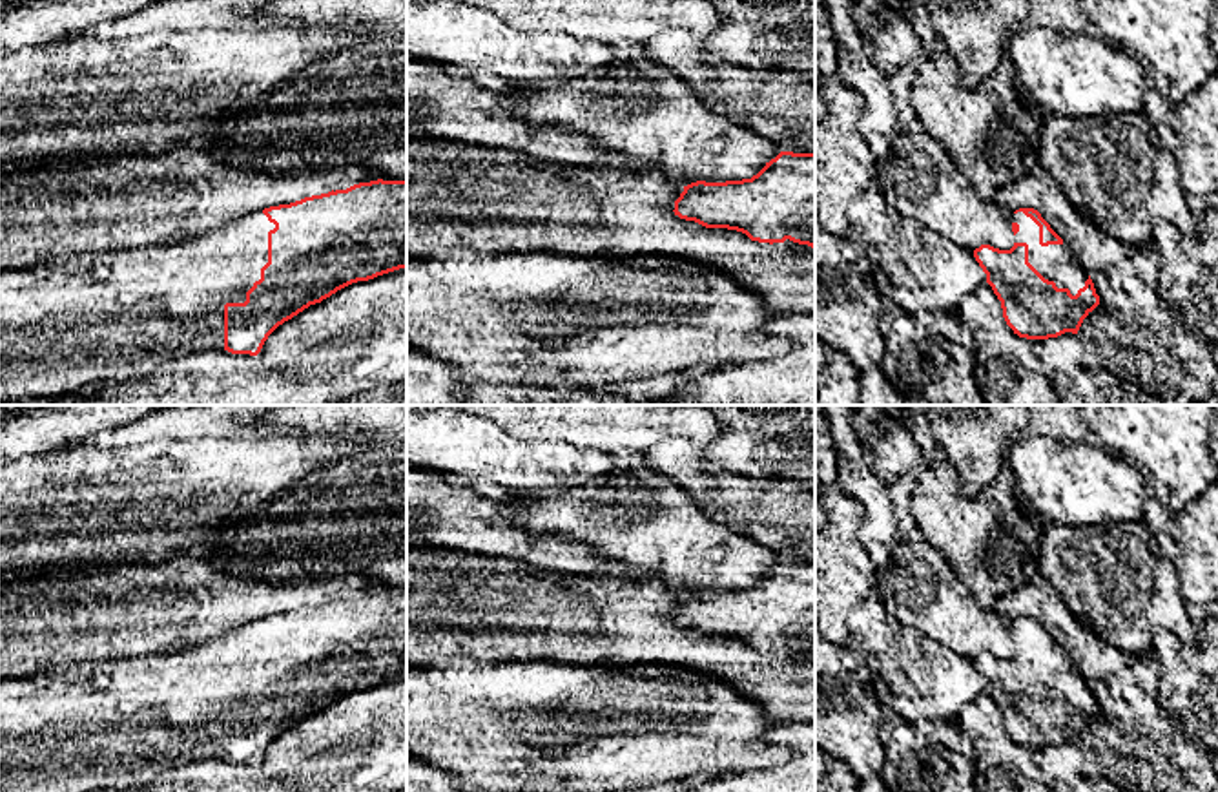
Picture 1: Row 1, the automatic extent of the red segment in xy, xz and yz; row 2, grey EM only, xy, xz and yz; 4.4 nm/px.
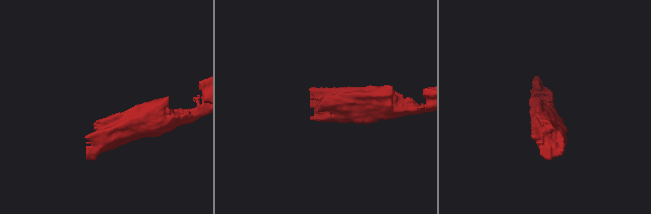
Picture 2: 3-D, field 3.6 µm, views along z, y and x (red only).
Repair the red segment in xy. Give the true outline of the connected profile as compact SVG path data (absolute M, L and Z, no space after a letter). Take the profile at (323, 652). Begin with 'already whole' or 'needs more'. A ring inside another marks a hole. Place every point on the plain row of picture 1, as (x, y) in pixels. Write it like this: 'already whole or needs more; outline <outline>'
needs more; outline M370 589L346 599L304 606L244 624L221 639L164 655L77 661L44 668L27 677L0 679L0 792L104 792L150 785L159 772L201 759L228 759L257 765L268 745L310 714L337 699L377 684L407 677L407 589Z

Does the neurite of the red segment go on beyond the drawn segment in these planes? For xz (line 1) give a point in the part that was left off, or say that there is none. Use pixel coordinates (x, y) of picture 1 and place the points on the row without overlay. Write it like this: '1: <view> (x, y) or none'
1: none

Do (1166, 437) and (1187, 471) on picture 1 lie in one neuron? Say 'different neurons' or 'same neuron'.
same neuron

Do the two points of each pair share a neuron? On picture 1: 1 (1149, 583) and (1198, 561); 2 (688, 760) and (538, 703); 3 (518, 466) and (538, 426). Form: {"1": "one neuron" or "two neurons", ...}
{"1": "two neurons", "2": "one neuron", "3": "two neurons"}

